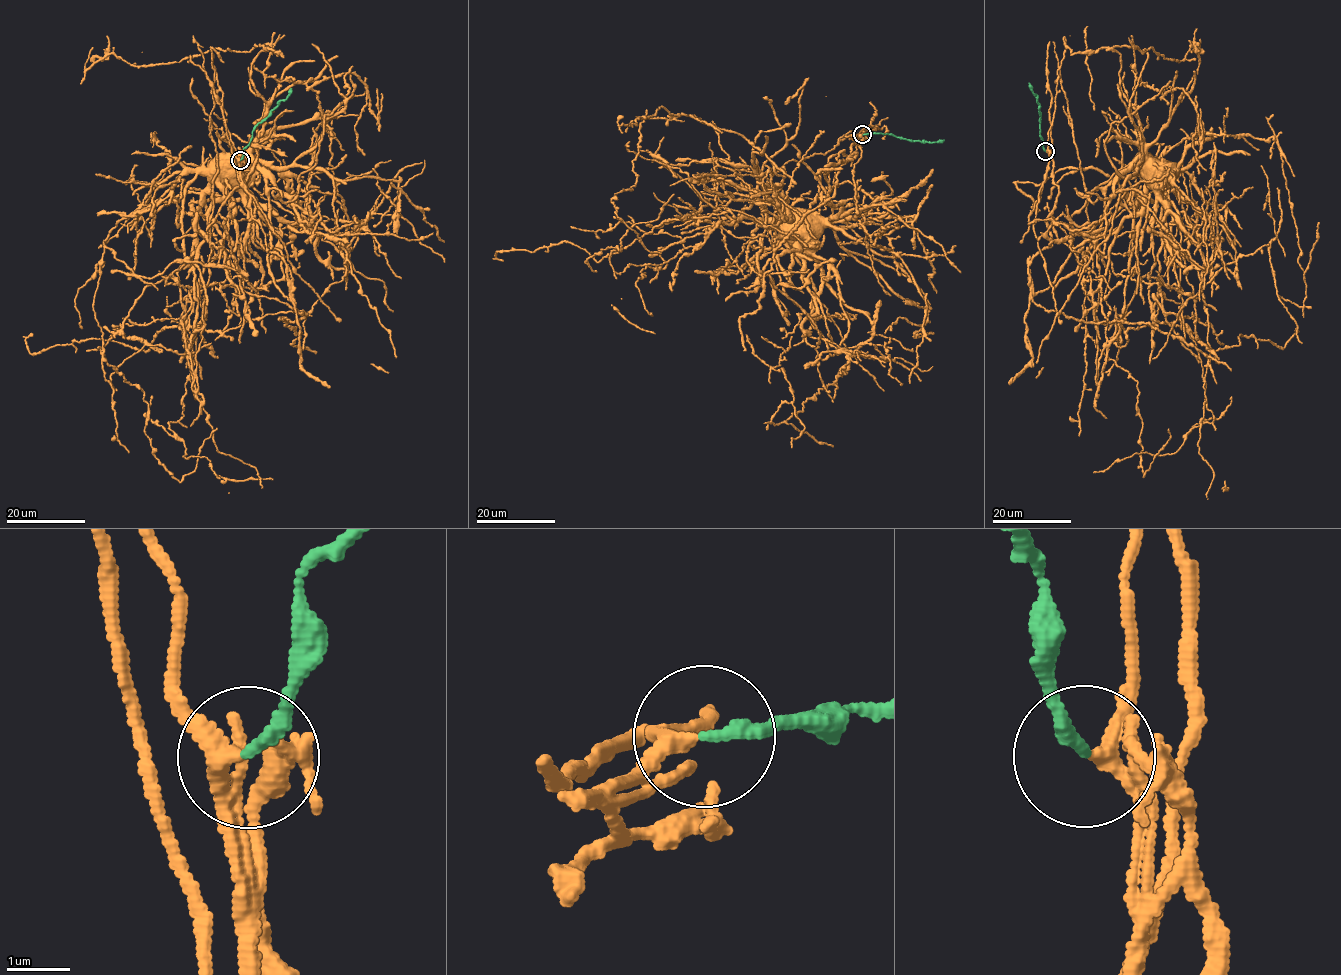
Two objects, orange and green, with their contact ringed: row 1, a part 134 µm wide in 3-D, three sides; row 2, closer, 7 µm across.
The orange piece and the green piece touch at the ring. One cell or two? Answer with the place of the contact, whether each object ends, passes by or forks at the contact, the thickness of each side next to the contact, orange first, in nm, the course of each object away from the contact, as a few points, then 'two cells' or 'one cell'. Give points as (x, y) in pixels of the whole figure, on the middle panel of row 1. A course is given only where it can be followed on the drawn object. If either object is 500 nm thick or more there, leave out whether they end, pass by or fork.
place (862, 134); orange forks; green ends; calibres 180 and 180 nm; course orange (862, 134), (836, 157), (852, 159), (826, 173), (838, 212), (816, 234), (800, 224); course green (862, 134), (890, 134), (913, 141), (944, 140); two cells

